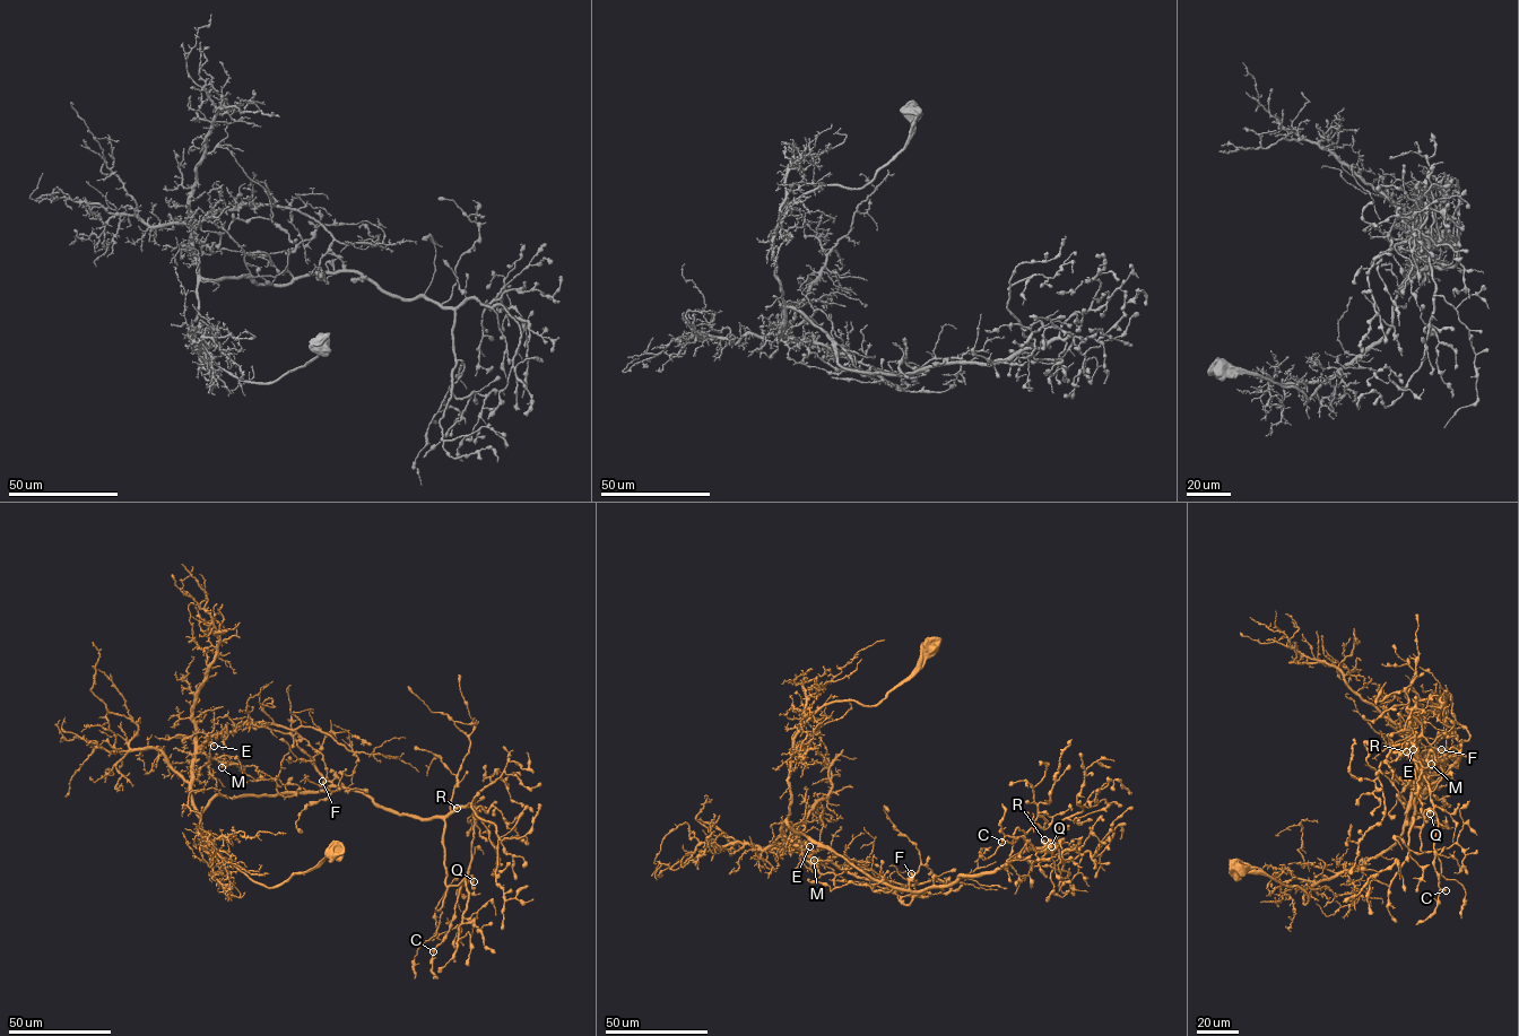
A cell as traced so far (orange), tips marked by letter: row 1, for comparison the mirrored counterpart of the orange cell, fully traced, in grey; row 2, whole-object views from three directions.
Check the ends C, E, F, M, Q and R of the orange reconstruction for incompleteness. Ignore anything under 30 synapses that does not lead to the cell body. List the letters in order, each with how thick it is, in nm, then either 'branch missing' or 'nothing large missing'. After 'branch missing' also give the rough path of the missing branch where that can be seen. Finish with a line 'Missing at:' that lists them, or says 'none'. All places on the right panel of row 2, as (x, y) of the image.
C: calibre 600 nm; nothing large missing
E: calibre 280 nm; nothing large missing
F: calibre 550 nm; nothing large missing
M: calibre 420 nm; nothing large missing
Q: calibre 550 nm; nothing large missing
R: calibre 550 nm; nothing large missing
Missing at: none

